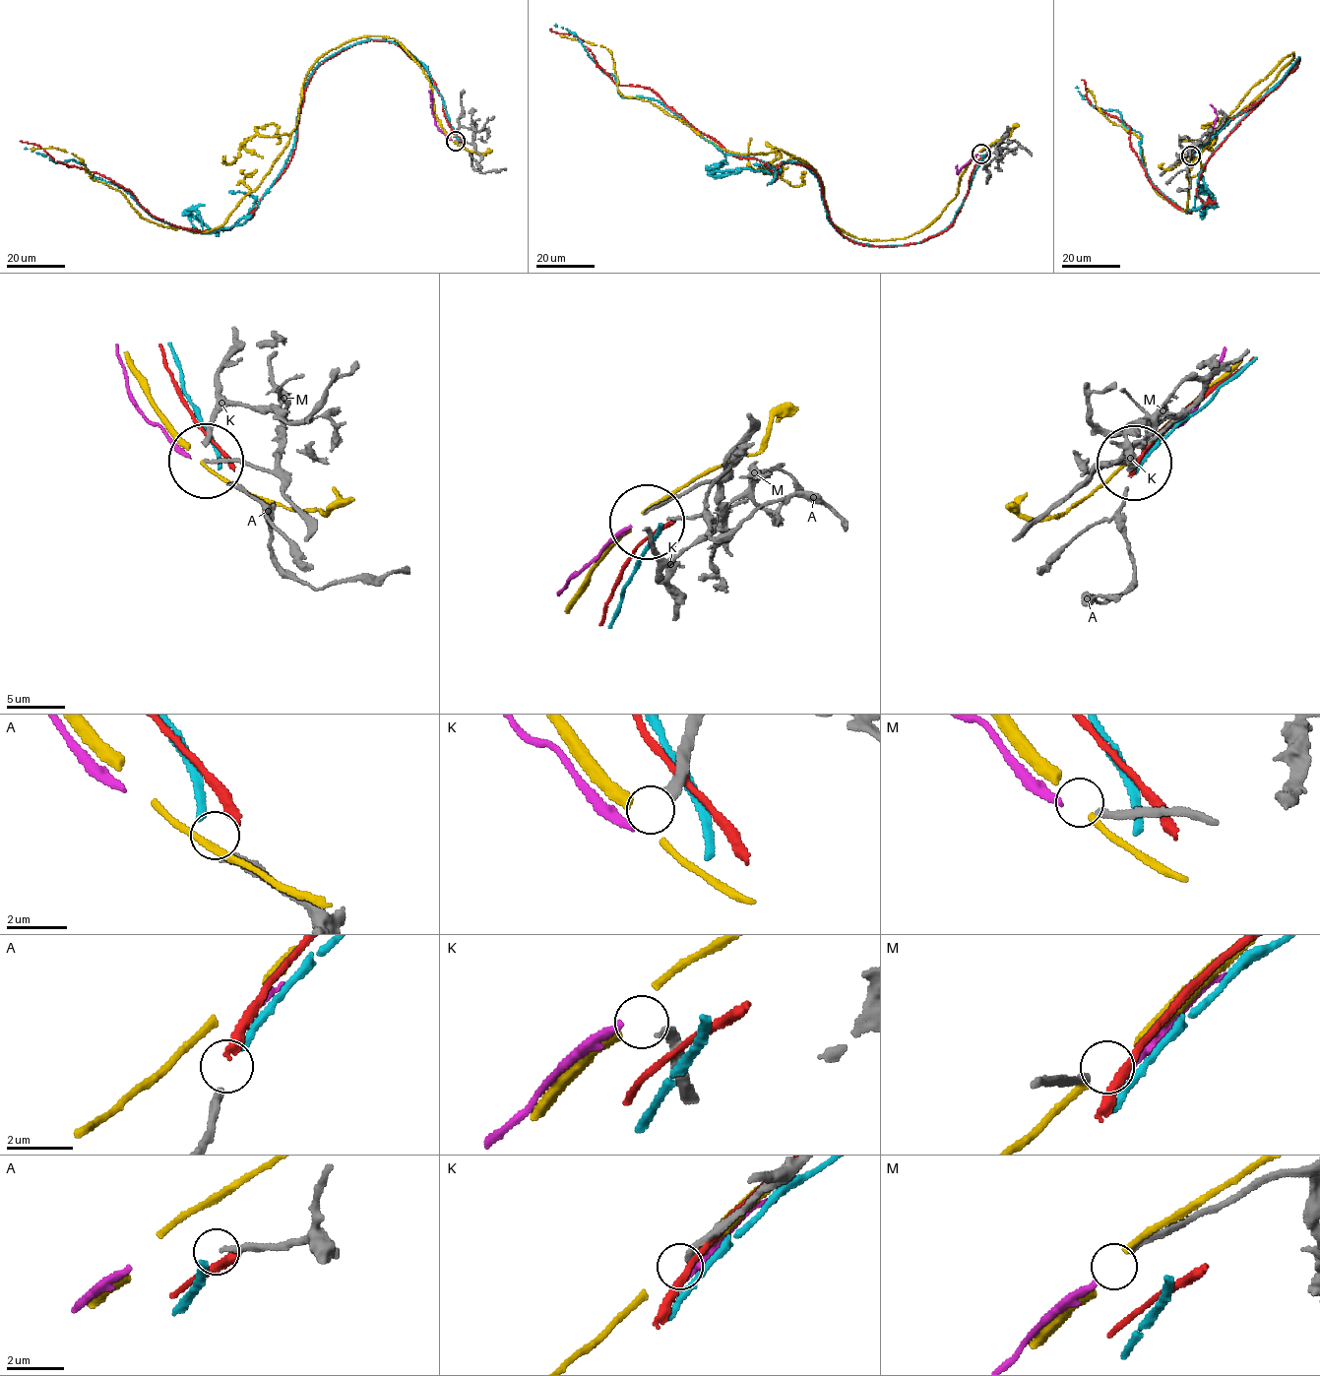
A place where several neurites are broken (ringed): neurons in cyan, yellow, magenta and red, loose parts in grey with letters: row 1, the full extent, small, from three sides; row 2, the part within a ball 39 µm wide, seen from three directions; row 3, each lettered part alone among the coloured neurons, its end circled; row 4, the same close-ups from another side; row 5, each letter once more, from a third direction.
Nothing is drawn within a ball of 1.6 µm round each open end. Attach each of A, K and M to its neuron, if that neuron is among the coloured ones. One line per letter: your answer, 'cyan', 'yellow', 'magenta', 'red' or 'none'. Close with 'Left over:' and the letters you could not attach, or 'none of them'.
A: cyan
K: yellow
M: magenta
Left over: none of them

